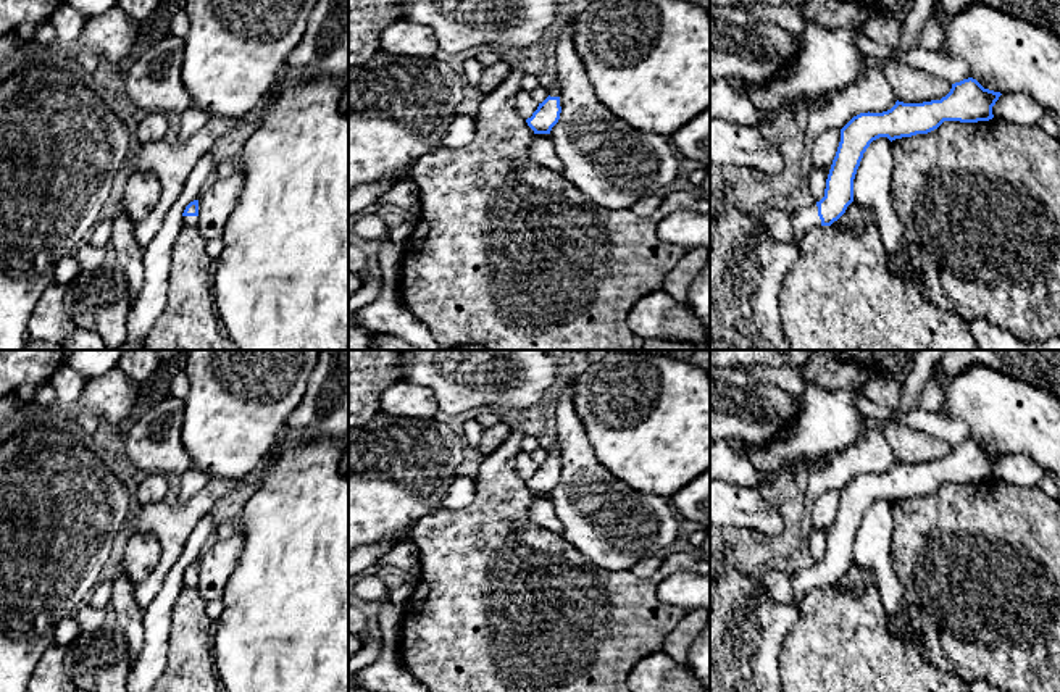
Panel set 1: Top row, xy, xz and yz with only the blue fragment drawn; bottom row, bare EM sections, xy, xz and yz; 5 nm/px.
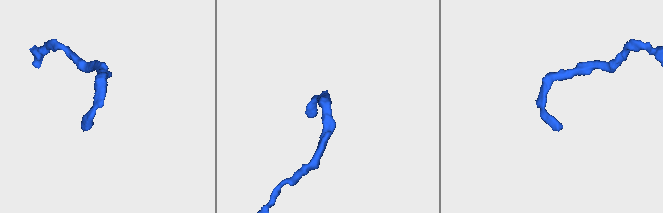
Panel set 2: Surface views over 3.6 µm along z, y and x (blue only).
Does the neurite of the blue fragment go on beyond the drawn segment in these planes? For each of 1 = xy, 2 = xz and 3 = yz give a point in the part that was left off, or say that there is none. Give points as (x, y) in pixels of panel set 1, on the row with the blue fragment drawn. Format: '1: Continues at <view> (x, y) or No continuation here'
1: Continues at xy (186, 220)
2: Continues at xz (554, 89)
3: Continues at yz (746, 266)

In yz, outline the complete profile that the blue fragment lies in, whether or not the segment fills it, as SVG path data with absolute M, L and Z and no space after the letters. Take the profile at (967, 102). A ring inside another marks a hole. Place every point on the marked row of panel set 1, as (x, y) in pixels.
M968 77L952 84L941 100L895 105L883 113L860 113L841 129L841 142L833 160L824 197L792 215L794 236L789 242L774 242L762 232L755 215L737 205L721 205L715 211L715 226L720 229L710 250L710 350L789 350L779 313L779 289L784 276L800 256L800 242L807 231L831 226L853 202L853 179L863 153L879 137L891 142L916 134L928 134L944 121L978 123L994 118L992 106L1002 94L984 89Z

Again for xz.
M558 82L549 84L545 87L549 90L549 97L542 103L539 103L532 116L526 119L534 134L550 134L561 113Z

